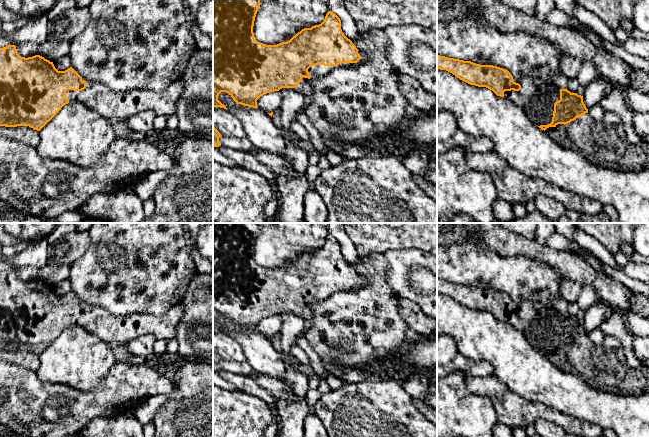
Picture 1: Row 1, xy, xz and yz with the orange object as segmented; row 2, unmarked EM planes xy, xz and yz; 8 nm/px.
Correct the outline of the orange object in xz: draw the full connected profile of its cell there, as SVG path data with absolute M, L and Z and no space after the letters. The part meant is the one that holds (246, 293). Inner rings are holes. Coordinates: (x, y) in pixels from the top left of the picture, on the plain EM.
M213 223L213 332L220 331L227 334L226 330L218 324L218 320L221 316L228 317L237 328L241 328L248 331L258 332L257 324L264 318L279 315L282 312L294 312L296 315L303 318L306 322L313 318L313 311L311 305L316 301L322 301L329 298L337 290L351 290L356 289L364 284L367 284L367 280L363 275L359 275L356 270L348 263L341 253L341 244L333 236L328 235L324 245L312 250L311 252L304 252L293 260L289 265L282 266L277 269L266 269L256 264L253 257L253 250L258 233L260 232L260 223Z

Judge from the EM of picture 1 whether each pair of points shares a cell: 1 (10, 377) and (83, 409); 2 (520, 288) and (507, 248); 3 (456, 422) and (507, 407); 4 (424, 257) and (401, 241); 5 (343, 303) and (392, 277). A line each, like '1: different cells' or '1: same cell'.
1: same cell
2: different cells
3: different cells
4: different cells
5: different cells

